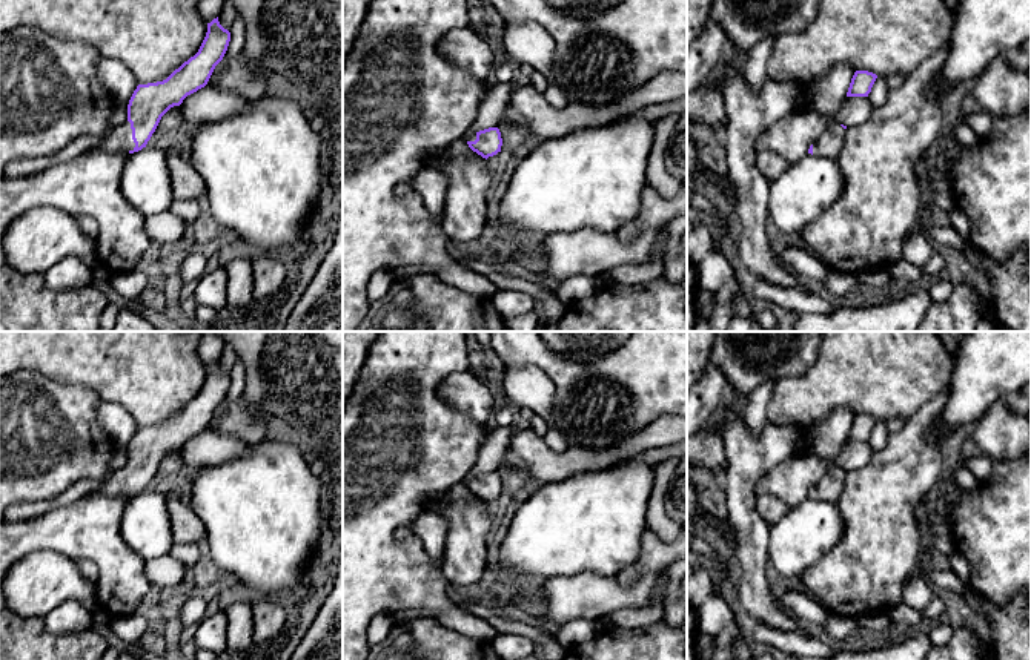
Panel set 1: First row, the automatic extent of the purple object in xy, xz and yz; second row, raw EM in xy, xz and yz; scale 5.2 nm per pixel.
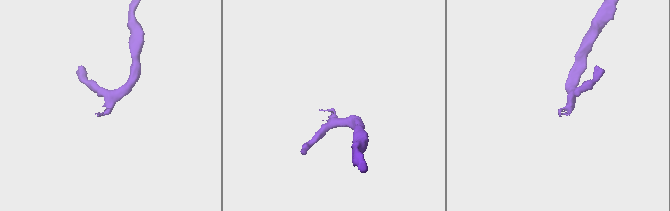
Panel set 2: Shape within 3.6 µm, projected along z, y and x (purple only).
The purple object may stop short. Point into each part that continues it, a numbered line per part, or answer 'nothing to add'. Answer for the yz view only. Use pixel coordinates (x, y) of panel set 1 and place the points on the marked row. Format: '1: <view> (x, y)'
1: yz (830, 143)

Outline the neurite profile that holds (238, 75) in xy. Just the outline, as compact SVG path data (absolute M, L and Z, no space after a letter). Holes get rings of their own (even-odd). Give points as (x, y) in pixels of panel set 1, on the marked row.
M243 55L223 58L214 69L207 84L235 92L250 101L267 94L266 80L272 69L266 64L252 64Z

